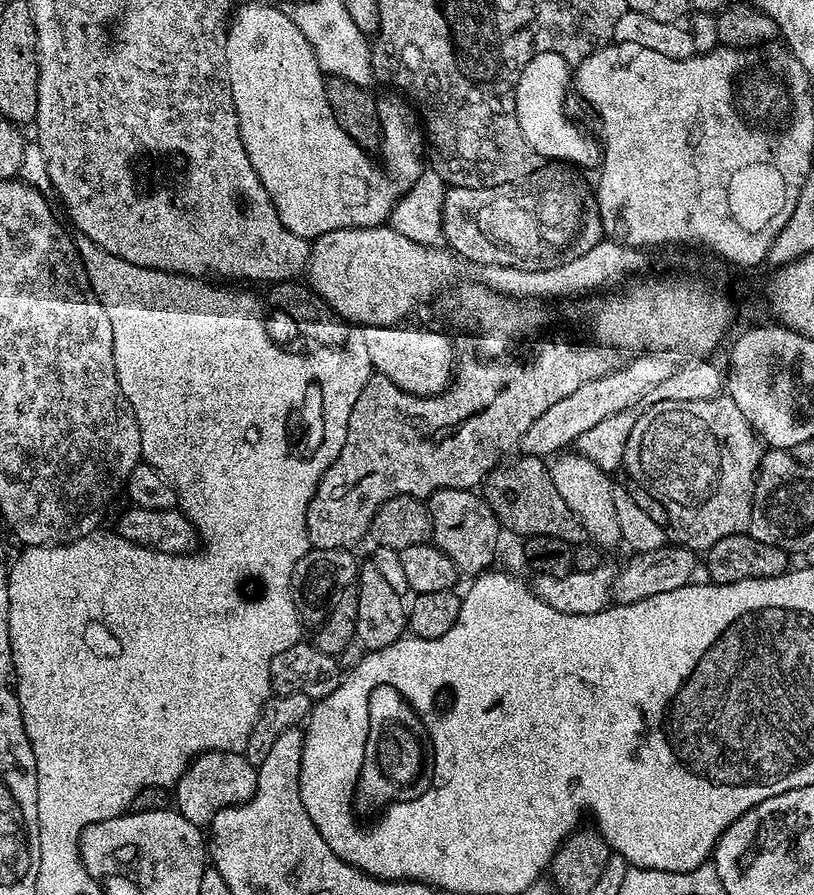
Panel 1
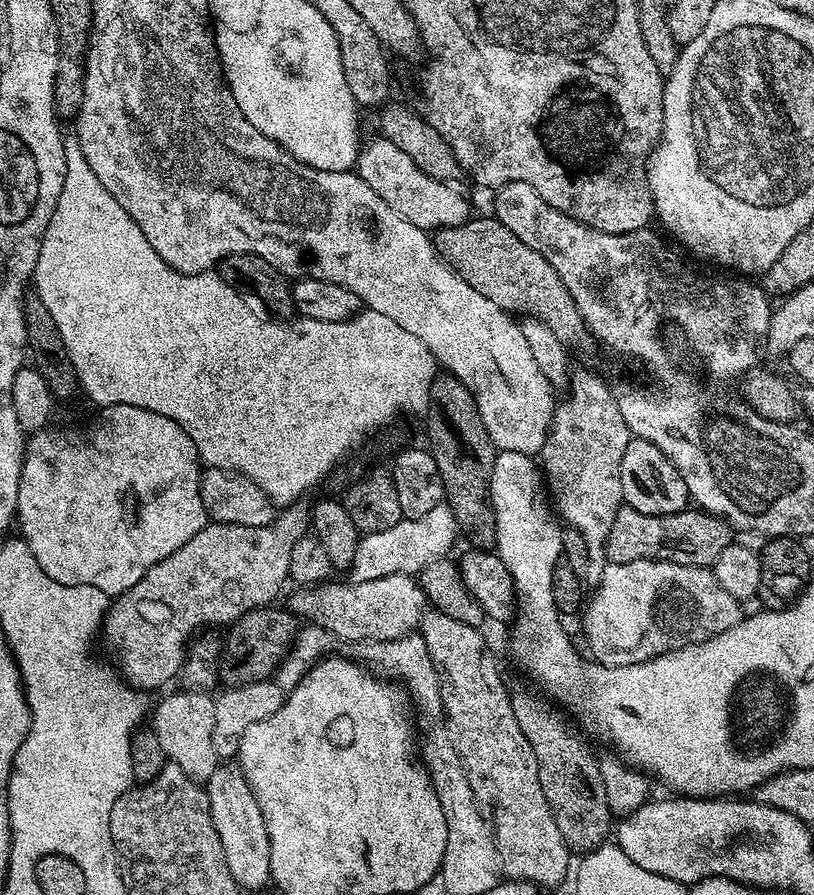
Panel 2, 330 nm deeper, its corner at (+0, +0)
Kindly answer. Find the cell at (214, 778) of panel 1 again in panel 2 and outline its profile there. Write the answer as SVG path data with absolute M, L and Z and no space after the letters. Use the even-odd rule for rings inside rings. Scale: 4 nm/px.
M181 691L166 697L157 708L155 705L150 716L150 721L152 720L150 730L158 734L158 743L161 744L165 757L171 763L180 766L190 778L206 782L218 766L218 757L214 750L216 701L206 692Z

